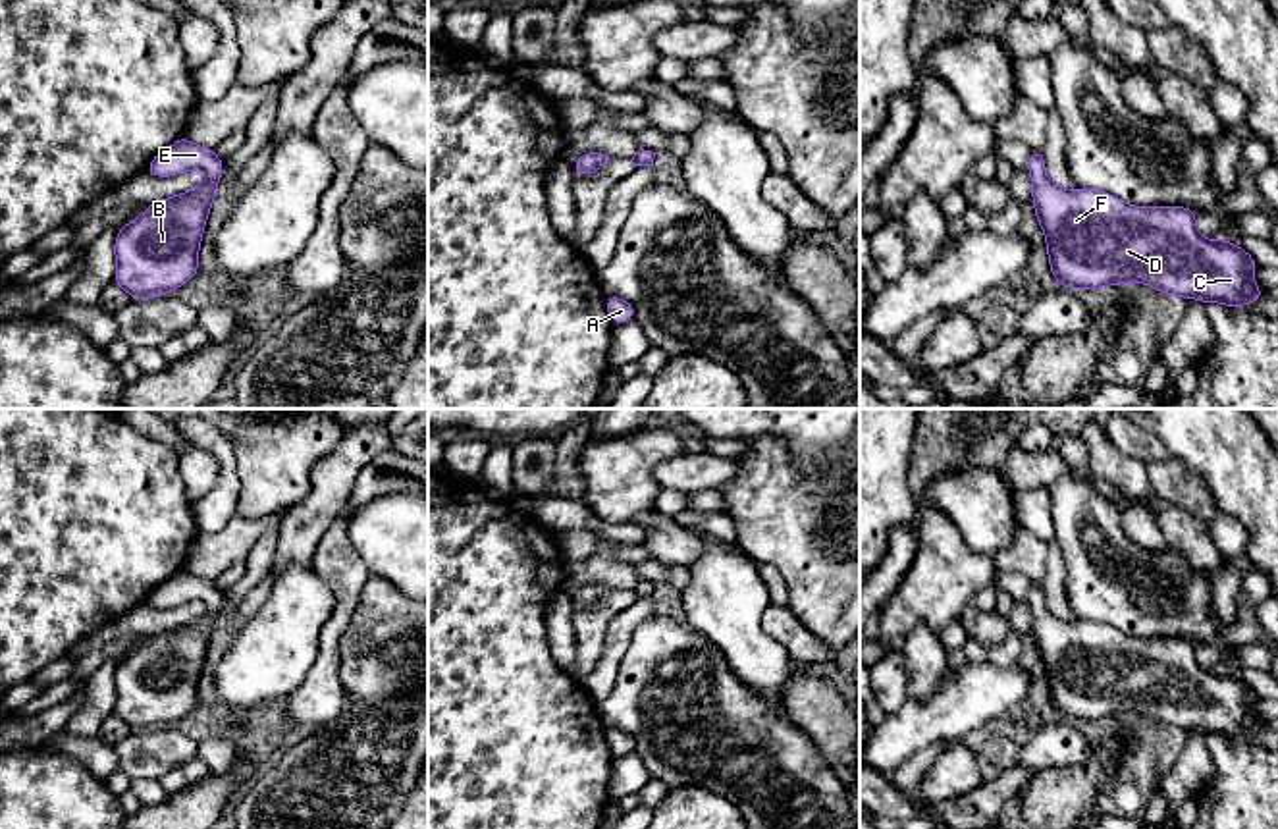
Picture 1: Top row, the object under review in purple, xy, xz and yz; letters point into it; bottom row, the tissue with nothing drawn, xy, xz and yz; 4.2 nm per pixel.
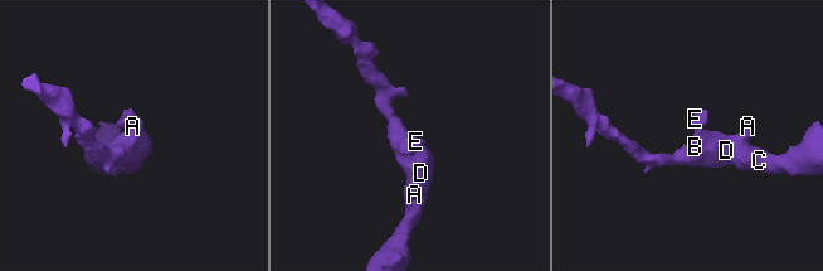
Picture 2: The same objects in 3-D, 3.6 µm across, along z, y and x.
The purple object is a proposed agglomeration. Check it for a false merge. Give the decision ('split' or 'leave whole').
leave whole

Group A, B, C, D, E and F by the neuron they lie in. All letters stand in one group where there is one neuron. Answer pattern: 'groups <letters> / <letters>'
groups A B C D E F

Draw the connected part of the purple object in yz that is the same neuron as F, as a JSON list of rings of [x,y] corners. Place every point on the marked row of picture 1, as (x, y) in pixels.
[[[1033,148],[1025,164],[1033,179],[1031,201],[1047,237],[1051,274],[1060,287],[1101,289],[1139,281],[1185,301],[1201,299],[1205,305],[1224,303],[1232,308],[1265,297],[1266,291],[1253,283],[1259,268],[1255,258],[1222,237],[1203,239],[1195,226],[1199,214],[1193,208],[1143,208],[1097,189],[1064,189],[1045,175],[1045,166],[1043,148]]]

